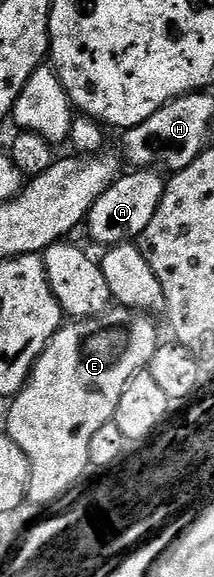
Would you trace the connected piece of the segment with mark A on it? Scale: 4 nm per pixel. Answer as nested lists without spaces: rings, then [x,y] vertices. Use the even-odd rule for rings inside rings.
[[[138,169],[125,172],[94,203],[86,218],[87,236],[103,247],[126,245],[135,242],[146,231],[158,203],[162,203],[165,178],[156,169]]]

